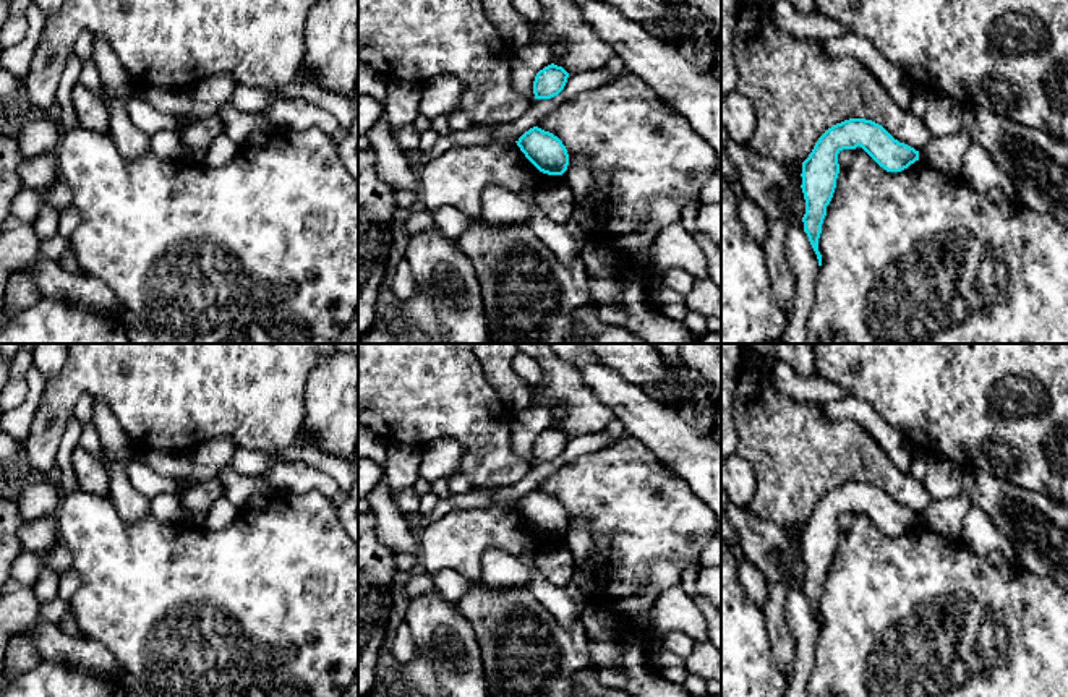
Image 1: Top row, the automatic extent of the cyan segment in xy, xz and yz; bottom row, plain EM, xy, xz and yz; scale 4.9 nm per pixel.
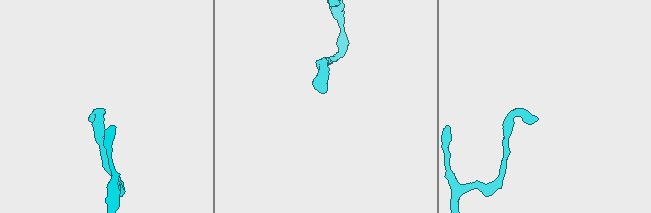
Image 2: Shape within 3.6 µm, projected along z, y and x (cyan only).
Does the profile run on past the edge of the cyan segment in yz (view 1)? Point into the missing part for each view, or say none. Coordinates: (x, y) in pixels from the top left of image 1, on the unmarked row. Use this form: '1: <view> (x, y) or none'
1: none

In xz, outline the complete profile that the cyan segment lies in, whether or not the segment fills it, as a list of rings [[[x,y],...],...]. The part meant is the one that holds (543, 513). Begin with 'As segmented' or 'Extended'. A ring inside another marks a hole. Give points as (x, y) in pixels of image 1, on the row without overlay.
As segmented. [[[533,490],[515,506],[540,535],[548,538],[562,538],[567,533],[567,512],[553,496]]]

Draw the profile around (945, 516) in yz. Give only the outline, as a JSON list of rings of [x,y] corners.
[[[958,494],[951,499],[932,501],[921,514],[919,522],[938,535],[956,541],[961,540],[963,520],[971,509],[966,494]]]

